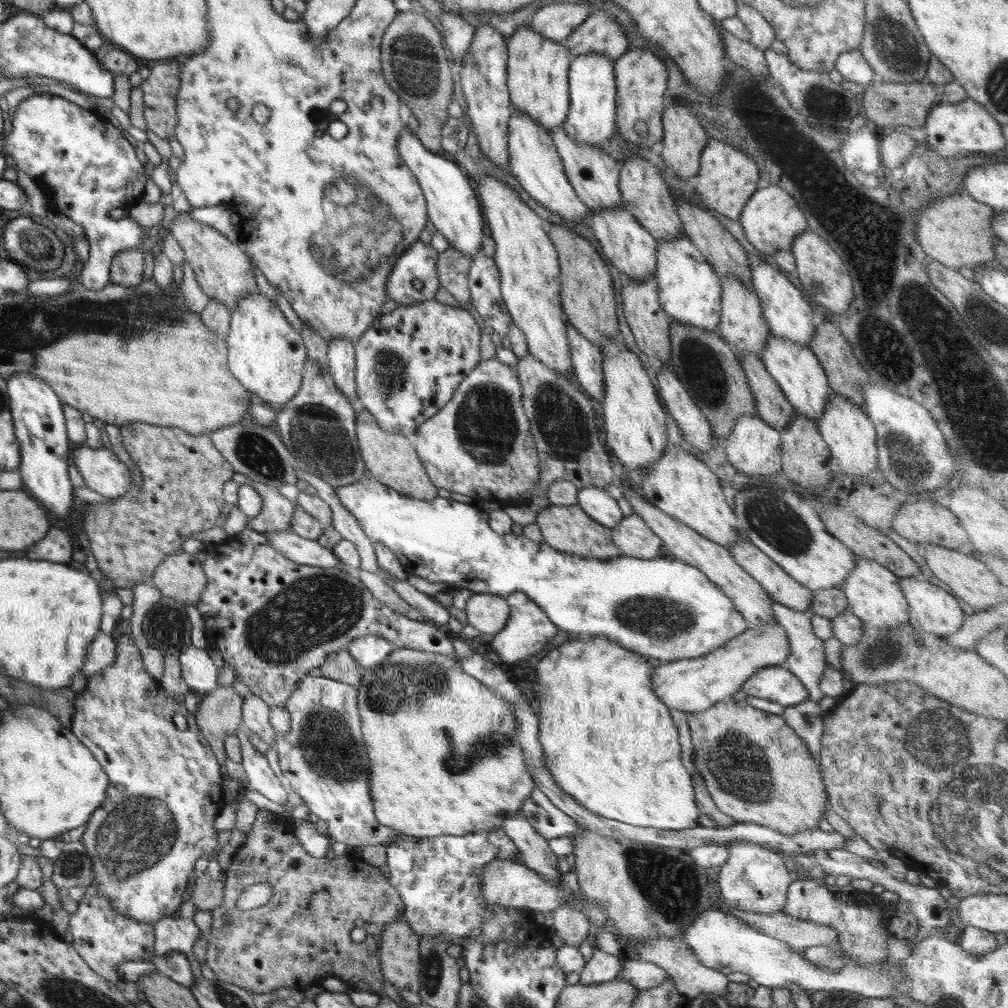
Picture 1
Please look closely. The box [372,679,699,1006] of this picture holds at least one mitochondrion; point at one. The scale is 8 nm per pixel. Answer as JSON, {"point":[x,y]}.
{"point":[466,758]}

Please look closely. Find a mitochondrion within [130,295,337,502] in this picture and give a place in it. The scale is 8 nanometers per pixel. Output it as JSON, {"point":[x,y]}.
{"point":[258,453]}

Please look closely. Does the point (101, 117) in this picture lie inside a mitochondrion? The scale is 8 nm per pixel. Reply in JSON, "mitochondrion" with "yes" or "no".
{"mitochondrion":"no"}

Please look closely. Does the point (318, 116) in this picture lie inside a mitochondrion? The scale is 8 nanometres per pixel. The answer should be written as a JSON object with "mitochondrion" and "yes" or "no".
{"mitochondrion":"no"}

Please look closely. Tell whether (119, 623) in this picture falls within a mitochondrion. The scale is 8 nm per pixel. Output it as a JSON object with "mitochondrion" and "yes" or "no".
{"mitochondrion":"no"}

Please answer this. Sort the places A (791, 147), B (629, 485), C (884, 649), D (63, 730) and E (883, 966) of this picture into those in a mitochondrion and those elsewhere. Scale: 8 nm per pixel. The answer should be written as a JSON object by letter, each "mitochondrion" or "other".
{"A":"mitochondrion","B":"other","C":"mitochondrion","D":"other","E":"other"}

